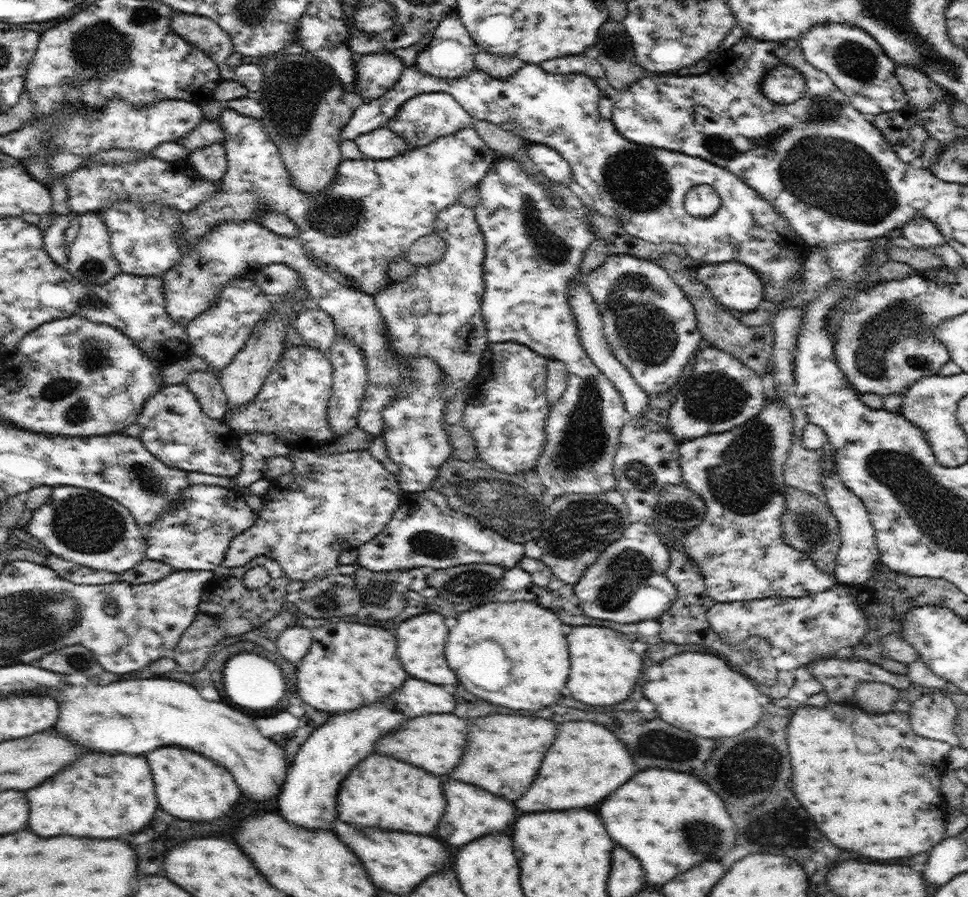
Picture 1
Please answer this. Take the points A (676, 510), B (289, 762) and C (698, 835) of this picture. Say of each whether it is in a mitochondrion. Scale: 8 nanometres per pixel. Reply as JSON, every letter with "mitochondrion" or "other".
{"A":"mitochondrion","B":"other","C":"mitochondrion"}

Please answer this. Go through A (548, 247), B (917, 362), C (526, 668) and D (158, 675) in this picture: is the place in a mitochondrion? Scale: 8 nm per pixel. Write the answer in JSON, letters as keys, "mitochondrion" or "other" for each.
{"A":"mitochondrion","B":"mitochondrion","C":"other","D":"other"}

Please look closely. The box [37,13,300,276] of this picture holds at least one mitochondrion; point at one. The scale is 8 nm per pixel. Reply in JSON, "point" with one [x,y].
{"point":[84,50]}

